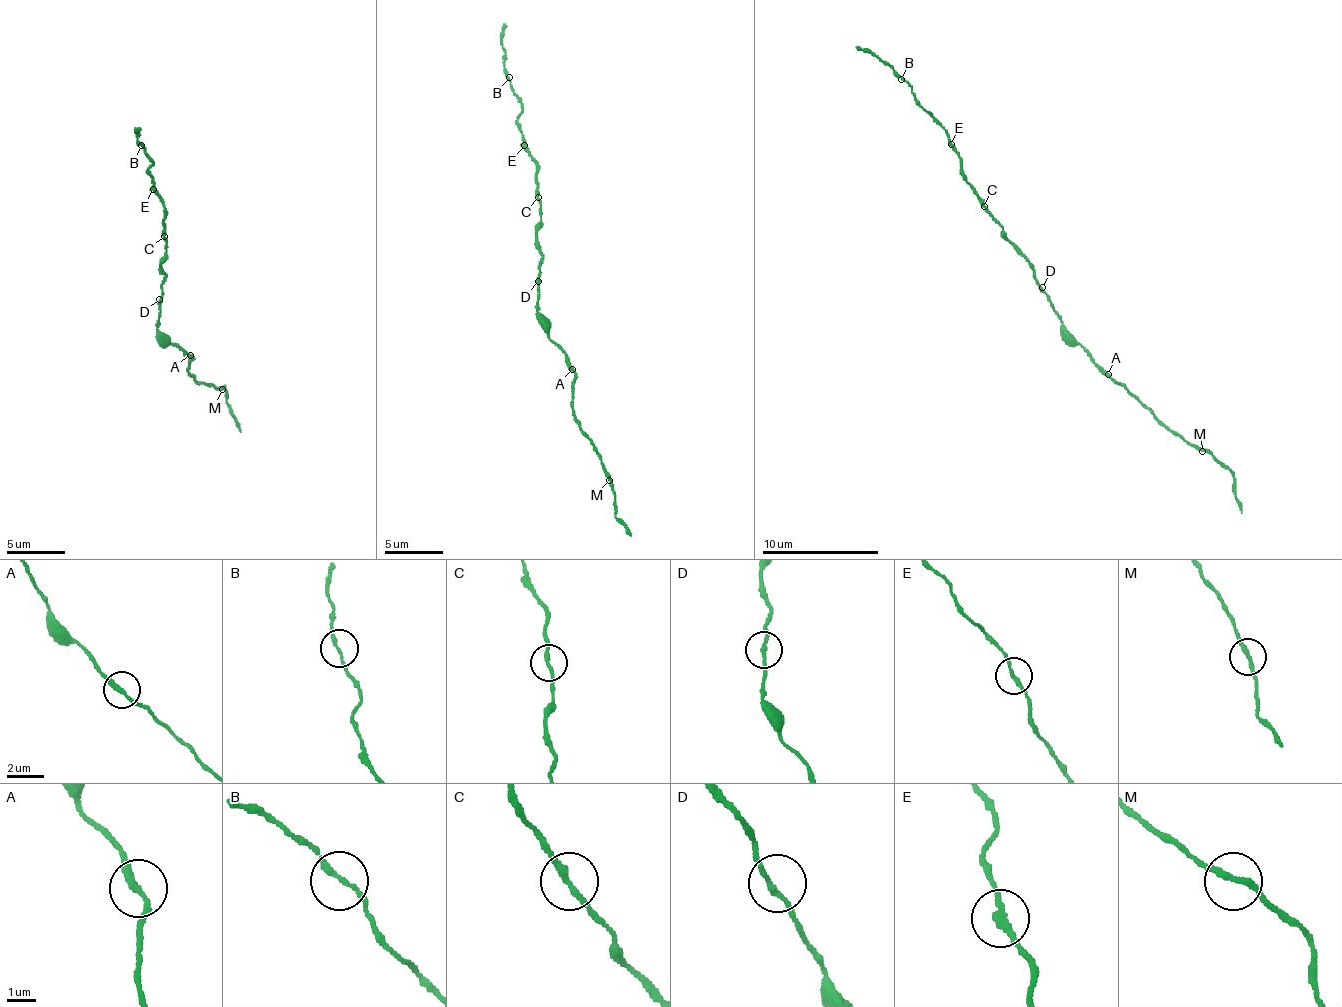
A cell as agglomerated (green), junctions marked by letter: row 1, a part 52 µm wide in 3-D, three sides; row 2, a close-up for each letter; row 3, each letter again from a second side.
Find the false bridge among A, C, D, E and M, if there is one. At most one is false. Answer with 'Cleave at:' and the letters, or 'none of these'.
Cleave at: none of these

